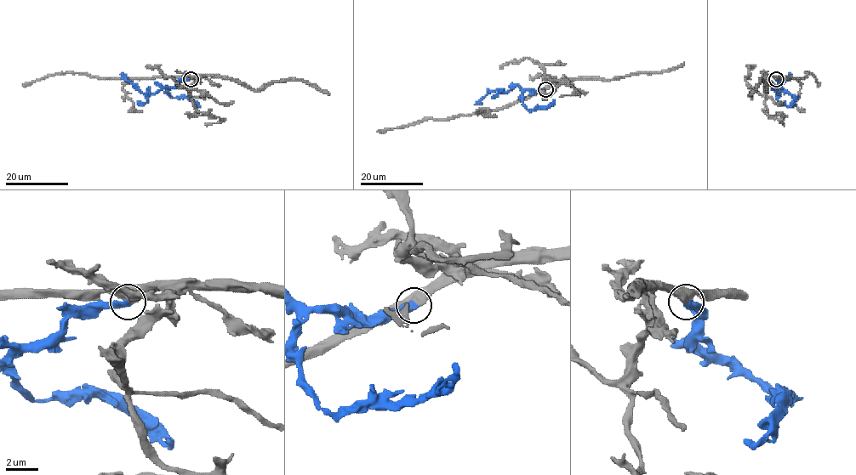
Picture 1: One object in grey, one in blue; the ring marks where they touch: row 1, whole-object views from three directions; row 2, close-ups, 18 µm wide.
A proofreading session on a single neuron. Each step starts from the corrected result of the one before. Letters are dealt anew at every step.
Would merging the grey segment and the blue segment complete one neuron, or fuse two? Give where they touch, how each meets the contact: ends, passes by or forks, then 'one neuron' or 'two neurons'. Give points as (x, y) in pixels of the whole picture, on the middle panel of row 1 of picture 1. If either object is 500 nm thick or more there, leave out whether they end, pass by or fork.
at (545, 89); one neuron

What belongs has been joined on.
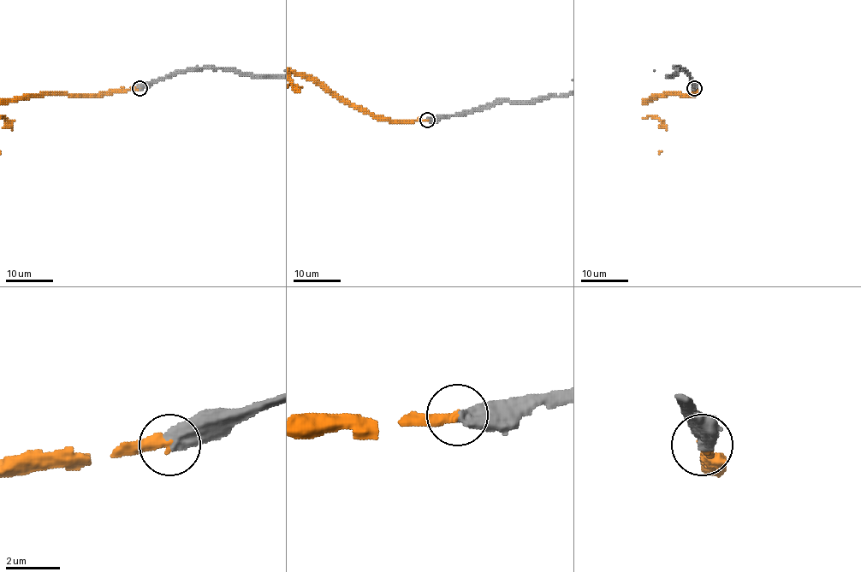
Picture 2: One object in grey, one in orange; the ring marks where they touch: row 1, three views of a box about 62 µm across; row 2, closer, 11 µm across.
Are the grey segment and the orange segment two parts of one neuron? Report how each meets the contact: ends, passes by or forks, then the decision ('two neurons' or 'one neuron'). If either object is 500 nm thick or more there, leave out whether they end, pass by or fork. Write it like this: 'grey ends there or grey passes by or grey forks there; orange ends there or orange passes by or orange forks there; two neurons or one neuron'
one neuron

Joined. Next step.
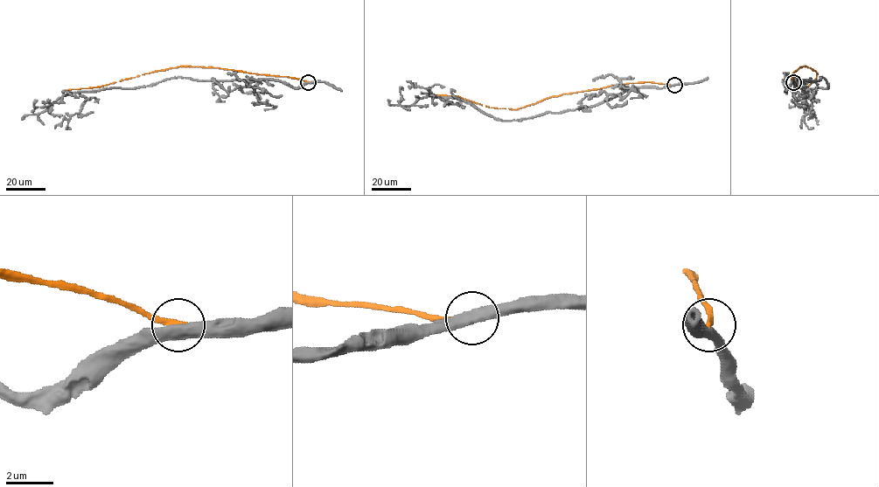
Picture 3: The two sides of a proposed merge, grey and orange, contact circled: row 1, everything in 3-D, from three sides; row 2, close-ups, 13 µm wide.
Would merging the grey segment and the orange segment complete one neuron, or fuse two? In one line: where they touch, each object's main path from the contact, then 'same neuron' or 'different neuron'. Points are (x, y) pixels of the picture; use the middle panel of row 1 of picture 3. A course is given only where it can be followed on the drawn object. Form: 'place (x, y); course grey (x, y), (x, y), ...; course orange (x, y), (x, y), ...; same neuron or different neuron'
place (674, 85); course grey (674, 85), (626, 89), (590, 106), (512, 121), (495, 119), (456, 99), (426, 96), (401, 106), (403, 89); course orange (674, 85), (651, 81), (618, 84), (562, 93), (517, 109), (489, 107), (458, 96), (430, 93); different neuron

